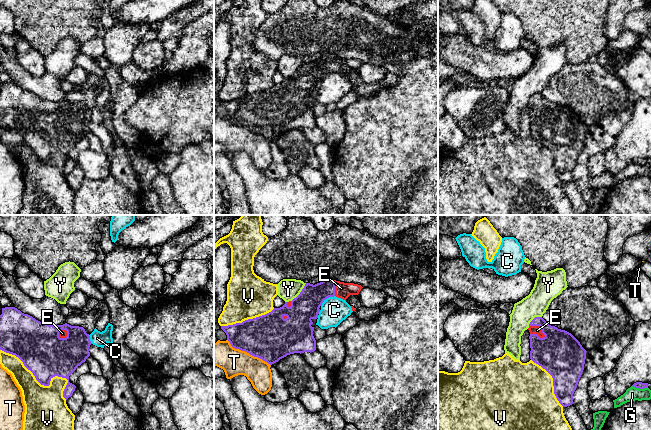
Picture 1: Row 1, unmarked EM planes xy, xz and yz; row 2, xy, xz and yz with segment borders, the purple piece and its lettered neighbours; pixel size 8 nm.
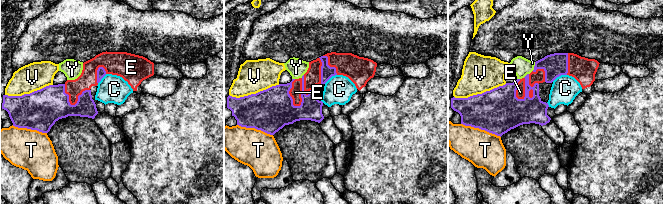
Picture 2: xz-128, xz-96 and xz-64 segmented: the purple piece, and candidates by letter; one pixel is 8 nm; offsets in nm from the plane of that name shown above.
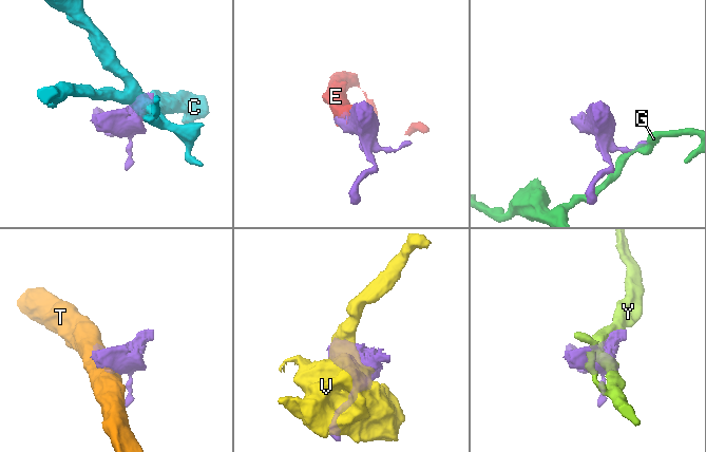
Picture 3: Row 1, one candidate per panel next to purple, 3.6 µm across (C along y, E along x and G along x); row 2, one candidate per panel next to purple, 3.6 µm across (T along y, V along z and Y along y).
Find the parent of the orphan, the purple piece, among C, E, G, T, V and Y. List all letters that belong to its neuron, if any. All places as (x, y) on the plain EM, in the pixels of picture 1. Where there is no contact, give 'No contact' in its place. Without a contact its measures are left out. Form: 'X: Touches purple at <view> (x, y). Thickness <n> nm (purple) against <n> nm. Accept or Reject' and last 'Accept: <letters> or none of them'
C: Touches purple at xz (327, 73). Thickness 220 nm (purple) against 220 nm. Reject
E: Touches purple at yz (539, 101). Thickness 320 nm (purple) against 70 nm. Accept
G: Touches purple at yz (640, 164). Thickness 60 nm (purple) against 110 nm. Reject
T: Touches purple at xz (248, 128). Thickness 380 nm (purple) against 220 nm. Reject
V: Touches purple at xy (43, 160). Thickness 360 nm (purple) against 360 nm. Reject
Y: Touches purple at xz (300, 68). Thickness 220 nm (purple) against 170 nm. Reject
Accept: E

